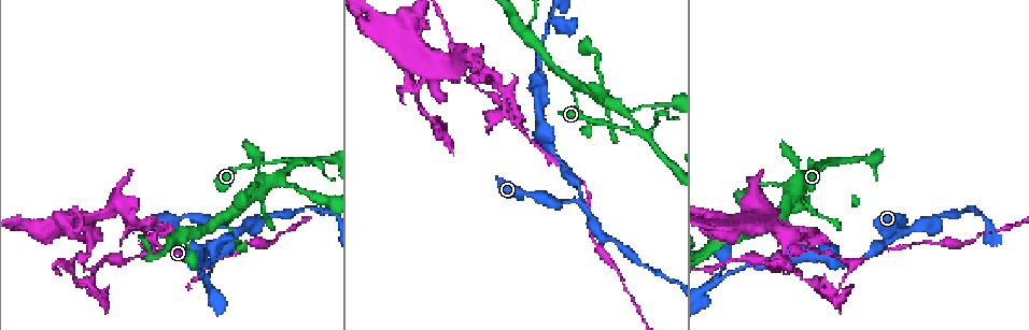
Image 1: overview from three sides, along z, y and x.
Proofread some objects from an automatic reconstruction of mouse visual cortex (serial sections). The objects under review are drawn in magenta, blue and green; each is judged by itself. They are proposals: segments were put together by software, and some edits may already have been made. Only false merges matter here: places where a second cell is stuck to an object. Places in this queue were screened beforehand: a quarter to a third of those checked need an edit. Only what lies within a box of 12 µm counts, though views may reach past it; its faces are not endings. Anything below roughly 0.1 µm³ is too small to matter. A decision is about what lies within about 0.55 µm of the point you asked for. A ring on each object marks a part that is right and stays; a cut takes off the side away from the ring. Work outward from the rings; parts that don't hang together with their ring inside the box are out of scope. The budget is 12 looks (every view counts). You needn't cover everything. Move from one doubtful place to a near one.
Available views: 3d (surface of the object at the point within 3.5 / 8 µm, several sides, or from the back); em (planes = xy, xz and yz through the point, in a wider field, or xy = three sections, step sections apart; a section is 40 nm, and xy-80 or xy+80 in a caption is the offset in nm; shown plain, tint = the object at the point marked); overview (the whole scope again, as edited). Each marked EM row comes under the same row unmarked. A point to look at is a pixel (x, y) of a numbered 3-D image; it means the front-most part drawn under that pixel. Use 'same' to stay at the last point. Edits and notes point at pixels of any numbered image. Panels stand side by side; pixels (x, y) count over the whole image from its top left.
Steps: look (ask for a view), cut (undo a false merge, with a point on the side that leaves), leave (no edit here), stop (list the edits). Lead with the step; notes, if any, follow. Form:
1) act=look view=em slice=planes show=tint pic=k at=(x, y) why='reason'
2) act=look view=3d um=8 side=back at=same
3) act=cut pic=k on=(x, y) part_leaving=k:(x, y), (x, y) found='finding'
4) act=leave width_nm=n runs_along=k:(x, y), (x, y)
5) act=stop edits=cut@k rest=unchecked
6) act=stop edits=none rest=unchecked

act=look view=3d um=3.5 pic=1 at=(582, 200) why='thin neck'

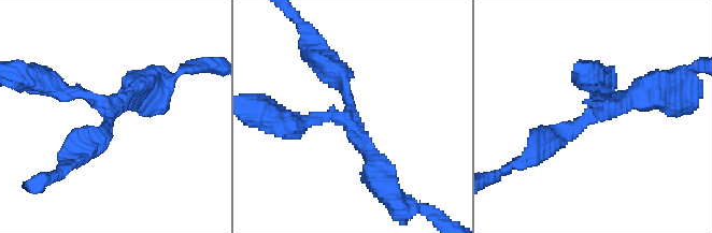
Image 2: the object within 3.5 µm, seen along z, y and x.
act=look view=em slice=xy step=5 show=tint pic=2 at=(594, 109) arms=3 arm_widths_nm=200,200,300 why='now the EM'

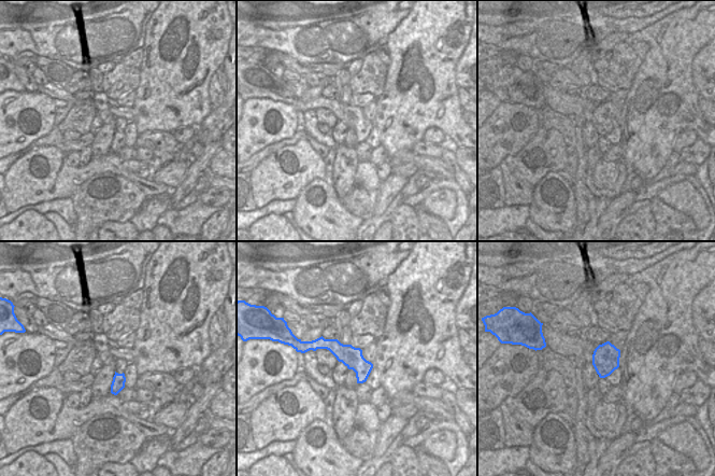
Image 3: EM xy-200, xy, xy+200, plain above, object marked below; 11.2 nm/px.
act=leave found='one cell here'

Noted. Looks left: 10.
act=look view=3d um=3.5 pic=1 at=(637, 129) why='two arms in line, one across'

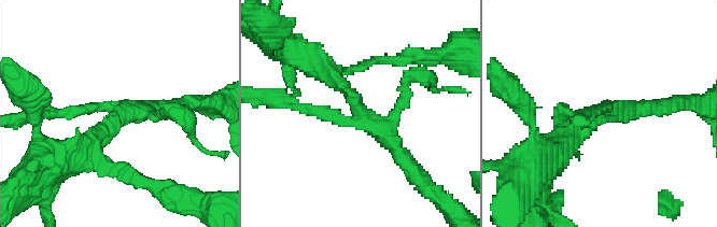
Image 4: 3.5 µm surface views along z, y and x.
act=look view=em slice=xy step=5 show=tint pic=4 at=(357, 118)

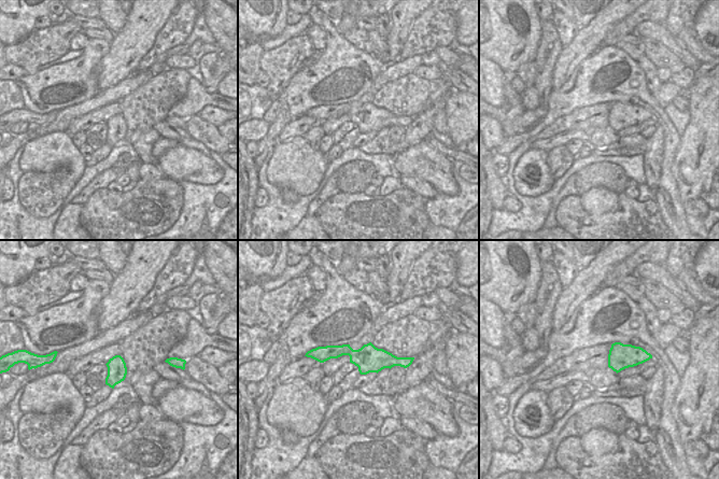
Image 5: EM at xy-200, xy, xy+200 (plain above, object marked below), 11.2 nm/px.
act=leave width_nm=300 runs_along=4:(45, 112), (121, 112), (88, 142) found='one cell here'

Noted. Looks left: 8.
act=look view=3d um=3.5 side=back pic=1 at=(205, 278) why='three arms meet'

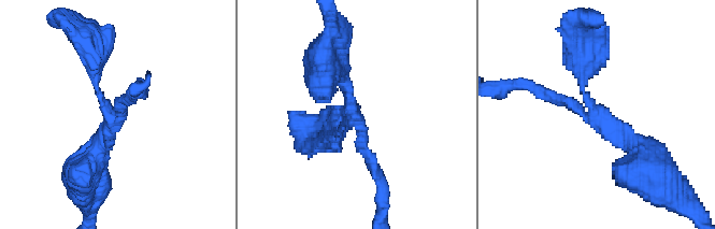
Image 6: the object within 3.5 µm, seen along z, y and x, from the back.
act=look view=em slice=xy step=1 show=tint pic=6 at=(354, 123) arms=3 arm_widths_nm=150,200,200

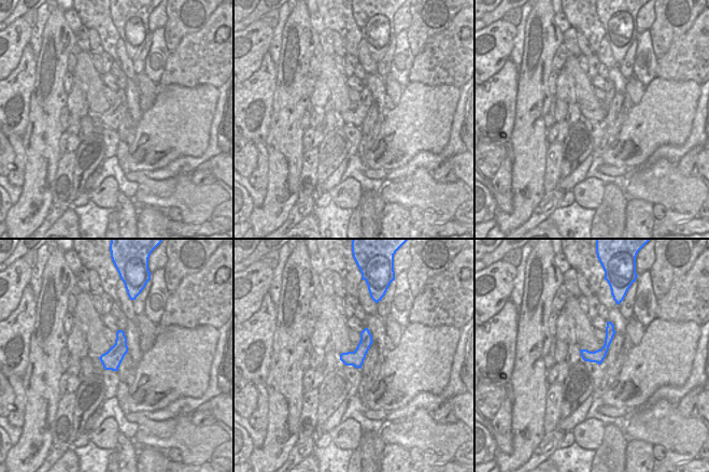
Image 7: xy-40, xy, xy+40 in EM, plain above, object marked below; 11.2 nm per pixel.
act=leave found='all the same cell'

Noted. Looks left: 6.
act=look view=3d um=8 pic=1 at=(156, 251) why='sudden change in width'

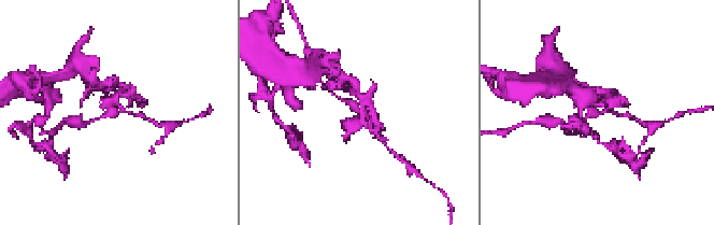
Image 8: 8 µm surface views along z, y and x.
act=look view=em slice=xy step=3 show=tint pic=8 at=(603, 111)

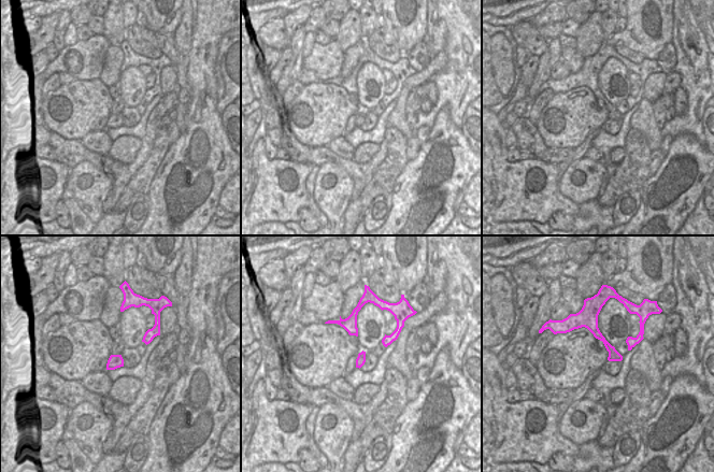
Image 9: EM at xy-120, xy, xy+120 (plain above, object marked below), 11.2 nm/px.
act=cut pic=8 on=(356, 125) width_nm=110 part_leaving=8:(610, 110), (608, 90), (589, 87) found='two cells meet here'

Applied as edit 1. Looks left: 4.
act=look view=3d um=3.5 side=back pic=1 at=(260, 187) why='four or more arms meet'

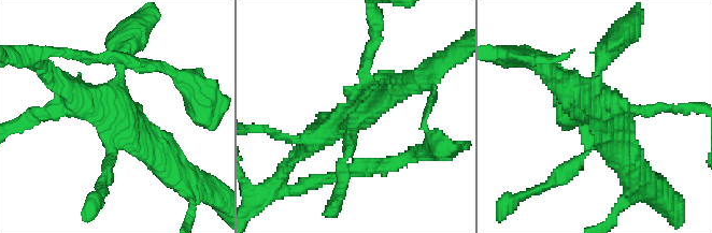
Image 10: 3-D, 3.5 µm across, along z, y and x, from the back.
act=look view=em slice=xy step=1 show=tint pic=10 at=(121, 118)

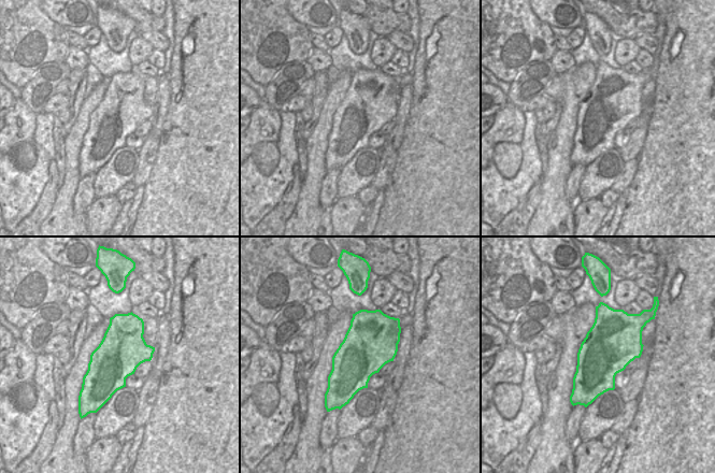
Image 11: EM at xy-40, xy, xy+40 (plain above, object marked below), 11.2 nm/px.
act=leave runs_along=10:(68, 87), (171, 165) found='all the same cell'

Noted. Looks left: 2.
act=stop edits=cut@8 rest=unchecked

